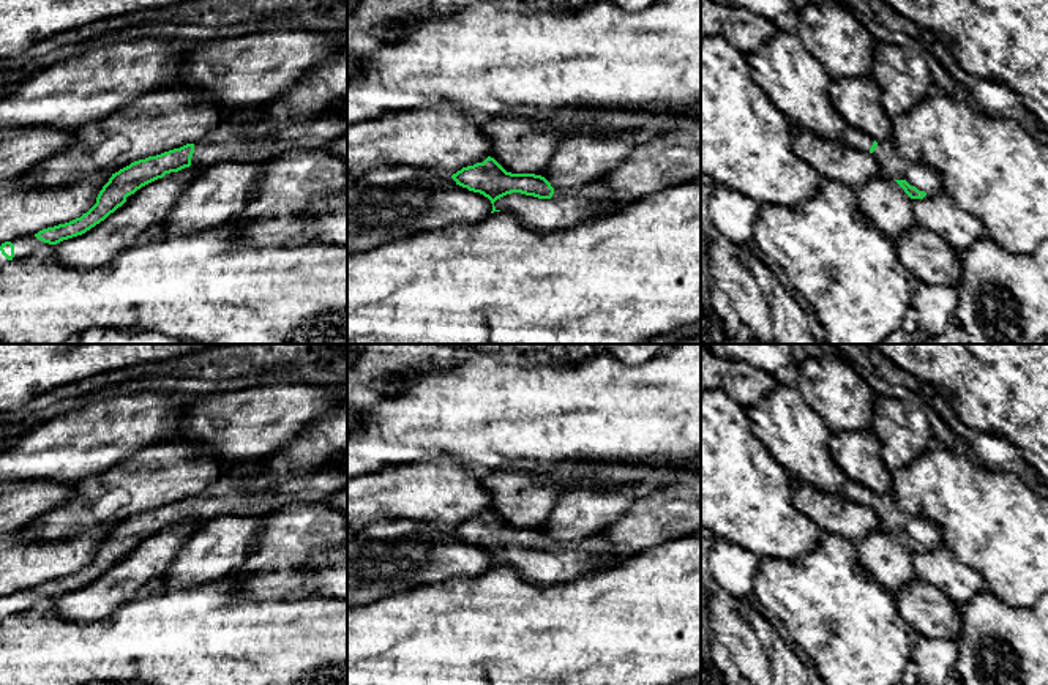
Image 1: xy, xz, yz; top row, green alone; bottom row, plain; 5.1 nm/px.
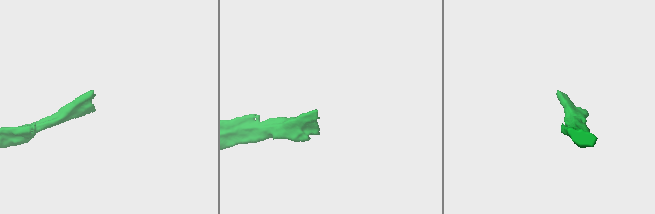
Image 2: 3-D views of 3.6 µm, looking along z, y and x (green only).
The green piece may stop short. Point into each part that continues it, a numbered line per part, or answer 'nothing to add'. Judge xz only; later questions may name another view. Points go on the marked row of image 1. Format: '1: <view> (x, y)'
1: xz (567, 207)

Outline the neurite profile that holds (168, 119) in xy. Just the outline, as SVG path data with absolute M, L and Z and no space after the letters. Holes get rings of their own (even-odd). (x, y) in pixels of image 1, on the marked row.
M159 88L73 131L65 148L36 163L16 185L24 191L52 191L96 172L115 174L134 161L205 139L226 115L204 90Z

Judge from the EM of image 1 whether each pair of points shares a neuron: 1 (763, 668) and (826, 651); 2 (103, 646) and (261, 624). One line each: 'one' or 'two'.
1: two
2: one

